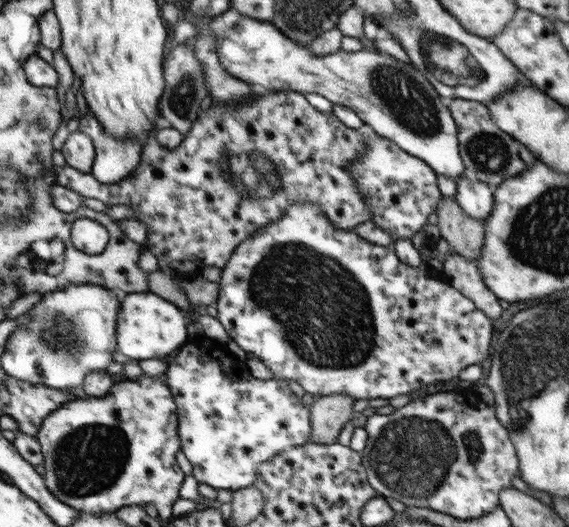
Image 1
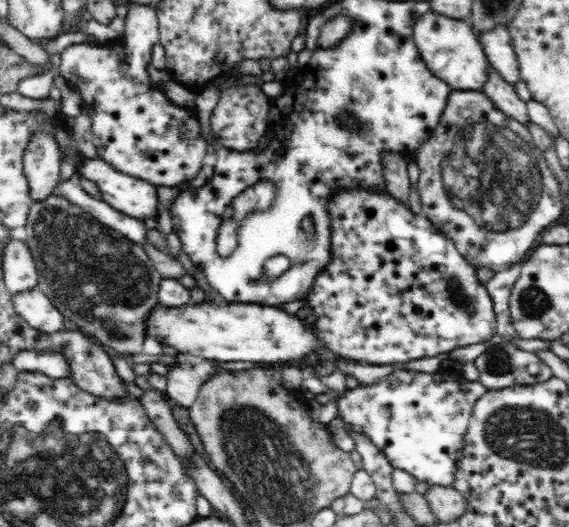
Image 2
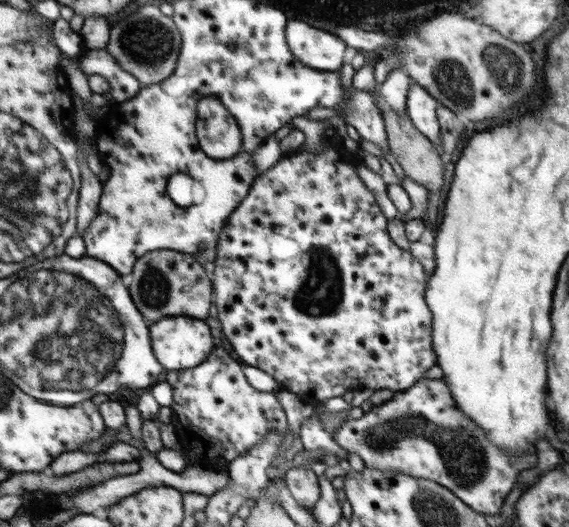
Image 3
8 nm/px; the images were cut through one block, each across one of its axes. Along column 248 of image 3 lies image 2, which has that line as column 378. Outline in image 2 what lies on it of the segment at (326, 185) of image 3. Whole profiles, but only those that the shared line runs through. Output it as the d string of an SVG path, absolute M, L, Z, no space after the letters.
M354 188L354 190L338 192L338 196L332 198L332 202L328 206L328 215L332 217L332 260L328 261L326 268L316 275L313 289L305 294L307 304L305 308L310 310L310 314L316 316L316 322L313 326L317 336L319 336L319 341L336 356L373 365L408 364L412 360L420 360L420 358L426 358L426 356L434 358L438 354L450 353L452 350L468 346L468 344L488 342L496 336L495 311L488 289L477 279L477 268L470 261L464 259L453 242L444 233L438 232L438 229L433 226L428 218L423 215L417 216L408 204L394 199L387 191L379 194L379 192L371 192L366 188Z

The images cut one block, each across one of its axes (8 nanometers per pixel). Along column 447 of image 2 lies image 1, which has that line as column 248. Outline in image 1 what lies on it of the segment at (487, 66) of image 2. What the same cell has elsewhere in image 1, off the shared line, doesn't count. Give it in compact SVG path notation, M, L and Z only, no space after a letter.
M234 8L228 9L218 18L213 18L210 27L216 35L216 51L222 67L230 75L267 92L308 92L320 94L332 104L350 108L360 116L365 124L372 126L374 132L382 138L388 138L402 150L426 162L438 175L445 175L457 180L465 174L466 166L460 156L458 126L451 115L449 107L437 90L426 80L421 66L402 62L388 53L362 49L358 52L346 52L340 48L328 55L316 55L306 45L290 39L278 31L269 21L249 17Z

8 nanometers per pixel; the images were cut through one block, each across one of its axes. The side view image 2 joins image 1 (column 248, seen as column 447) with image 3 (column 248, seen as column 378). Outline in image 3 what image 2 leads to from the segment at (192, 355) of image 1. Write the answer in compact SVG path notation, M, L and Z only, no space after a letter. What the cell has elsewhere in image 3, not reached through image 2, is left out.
M215 346L200 366L188 370L168 371L164 378L173 388L173 401L169 406L173 412L170 423L174 426L173 430L176 430L176 436L180 436L180 444L183 448L198 454L196 465L200 467L213 469L222 460L232 463L234 459L238 459L238 456L244 455L249 448L260 444L271 430L277 432L282 441L286 436L288 425L286 413L274 392L260 392L254 388L244 376L243 365L232 359L228 353L229 349Z

